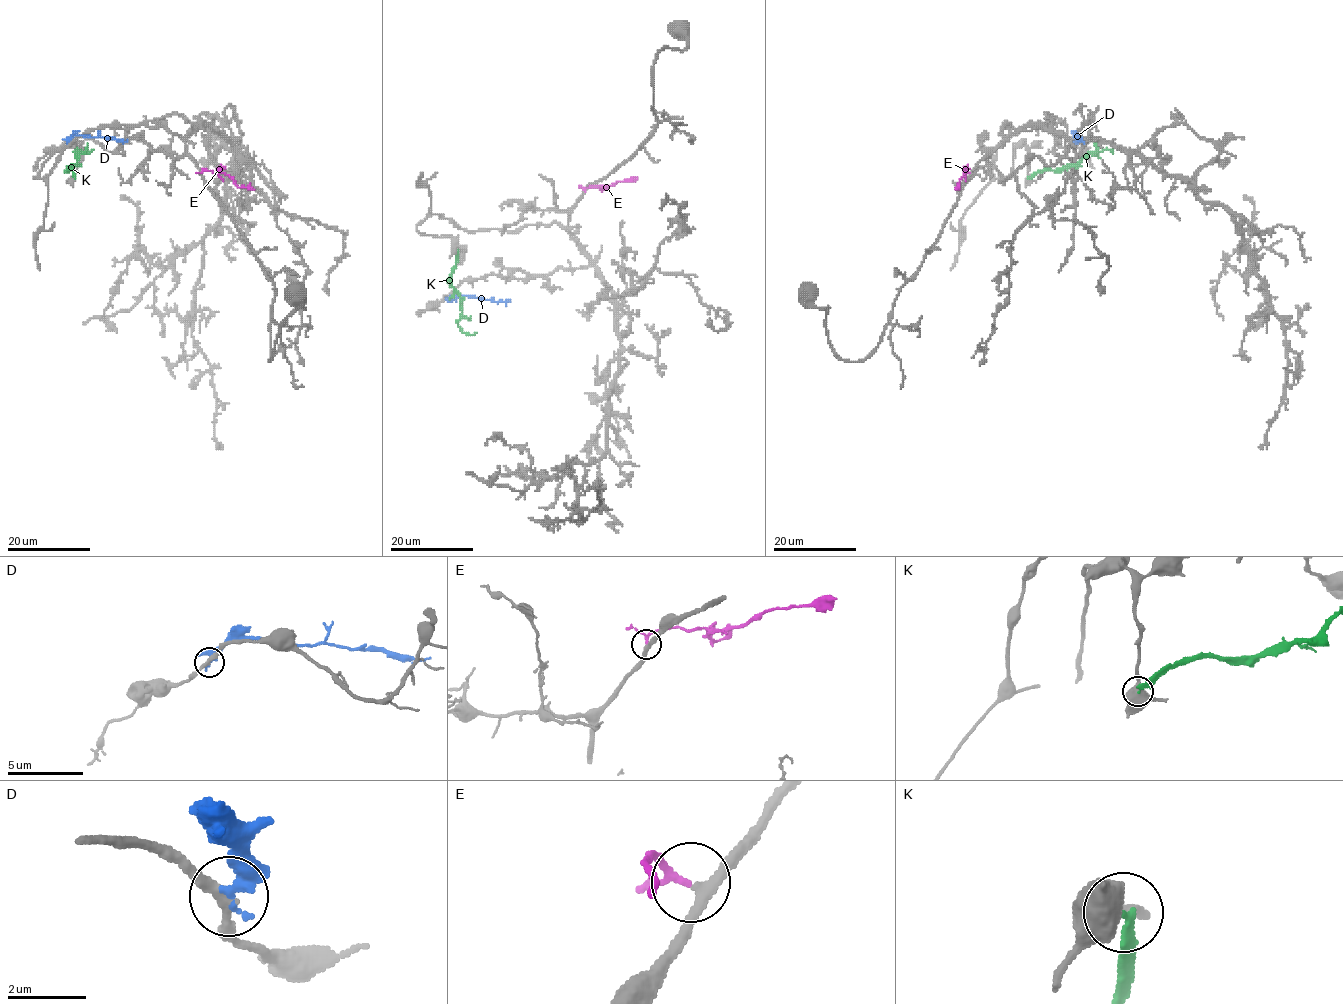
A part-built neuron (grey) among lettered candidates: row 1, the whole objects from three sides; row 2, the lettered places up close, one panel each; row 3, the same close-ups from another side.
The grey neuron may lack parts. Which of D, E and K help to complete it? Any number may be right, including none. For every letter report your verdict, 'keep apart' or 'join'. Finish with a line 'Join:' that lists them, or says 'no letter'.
D: keep apart
E: join
K: keep apart
Join: E

